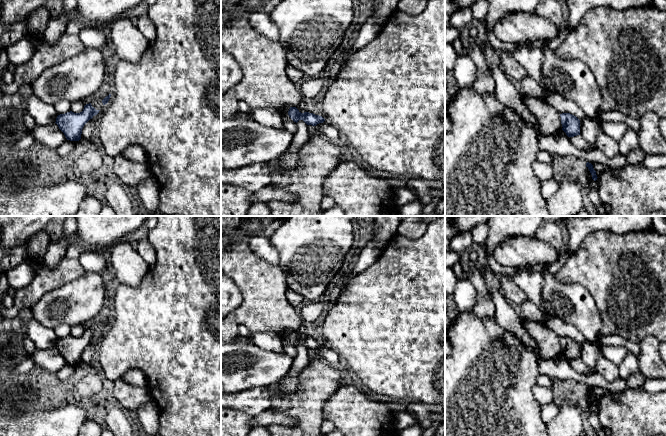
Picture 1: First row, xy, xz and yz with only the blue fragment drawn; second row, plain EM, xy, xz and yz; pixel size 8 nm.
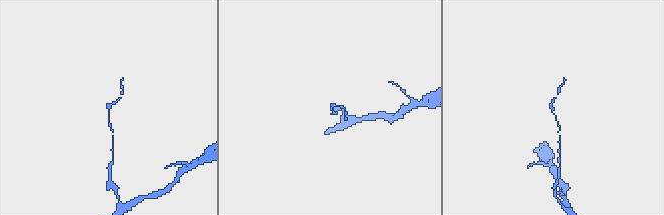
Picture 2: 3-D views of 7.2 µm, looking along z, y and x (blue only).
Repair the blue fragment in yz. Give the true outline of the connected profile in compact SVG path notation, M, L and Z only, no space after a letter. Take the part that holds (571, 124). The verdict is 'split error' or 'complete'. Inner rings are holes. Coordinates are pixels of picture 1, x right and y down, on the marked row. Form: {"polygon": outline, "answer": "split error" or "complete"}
{"polygon": "M523 97L525 106L536 118L540 135L552 135L563 130L568 137L580 135L580 120L570 114L560 114L542 98Z", "answer": "split error"}

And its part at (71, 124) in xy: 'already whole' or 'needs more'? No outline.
already whole

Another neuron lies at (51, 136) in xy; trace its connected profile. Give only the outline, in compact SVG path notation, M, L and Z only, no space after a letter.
M56 123L47 126L36 125L32 134L36 143L41 143L50 149L55 149L66 141L64 133Z

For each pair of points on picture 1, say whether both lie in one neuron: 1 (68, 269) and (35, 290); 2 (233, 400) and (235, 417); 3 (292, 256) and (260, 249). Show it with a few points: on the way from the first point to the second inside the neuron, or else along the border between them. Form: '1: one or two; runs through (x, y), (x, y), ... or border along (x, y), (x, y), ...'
1: one; runs through (60, 274), (50, 278), (43, 285)
2: two; border along (231, 408), (241, 410), (252, 416)
3: two; border along (268, 238), (277, 252), (278, 264)

